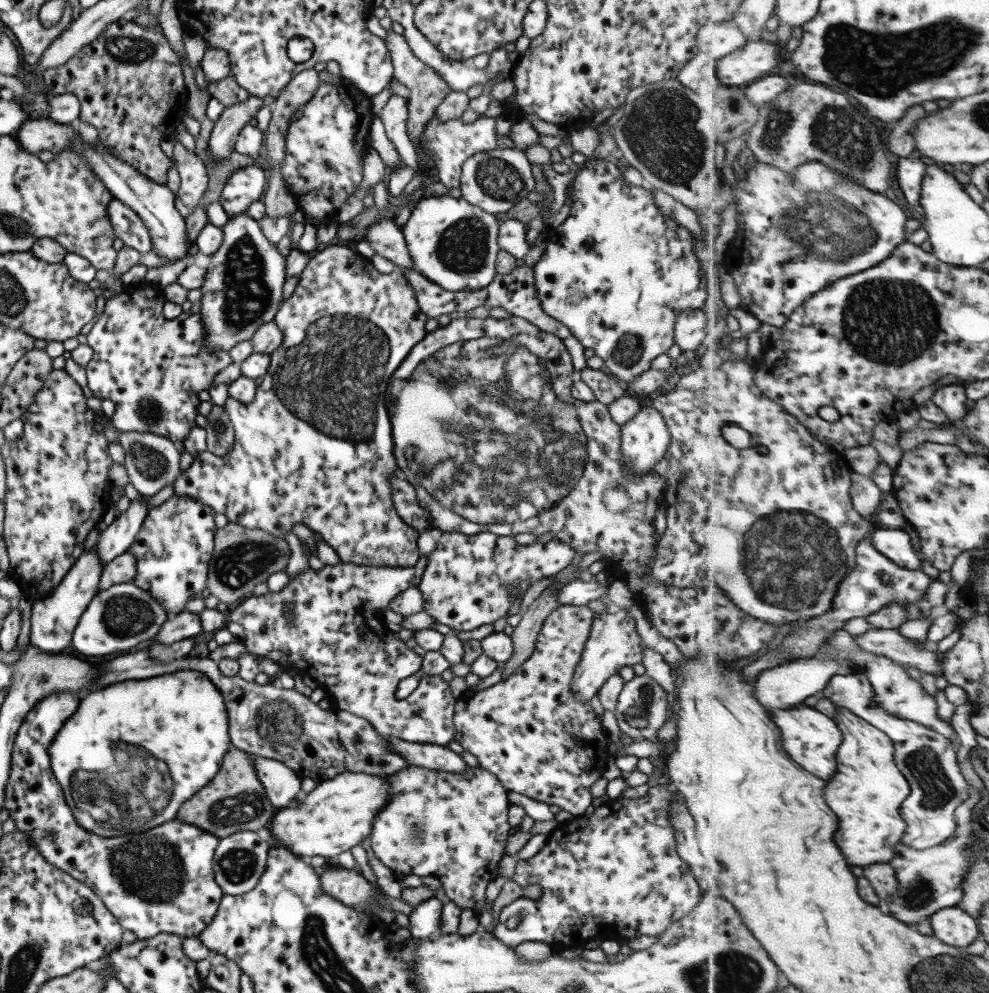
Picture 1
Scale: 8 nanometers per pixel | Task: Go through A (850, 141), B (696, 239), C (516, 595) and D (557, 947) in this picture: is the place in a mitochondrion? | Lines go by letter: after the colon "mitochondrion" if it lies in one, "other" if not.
A: mitochondrion
B: other
C: other
D: other

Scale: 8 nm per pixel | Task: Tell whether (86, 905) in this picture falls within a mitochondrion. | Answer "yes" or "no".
no

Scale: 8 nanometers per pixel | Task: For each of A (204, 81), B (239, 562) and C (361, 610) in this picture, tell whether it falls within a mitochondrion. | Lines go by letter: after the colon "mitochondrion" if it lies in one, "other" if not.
A: other
B: mitochondrion
C: other

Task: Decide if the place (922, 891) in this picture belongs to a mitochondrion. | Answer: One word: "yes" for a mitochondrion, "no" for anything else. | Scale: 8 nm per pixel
yes

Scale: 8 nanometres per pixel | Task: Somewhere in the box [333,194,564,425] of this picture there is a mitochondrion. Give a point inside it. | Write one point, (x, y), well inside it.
(462, 244)

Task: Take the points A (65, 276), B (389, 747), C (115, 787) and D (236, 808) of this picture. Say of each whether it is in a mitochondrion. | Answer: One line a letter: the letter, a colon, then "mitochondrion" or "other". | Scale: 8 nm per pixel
A: other
B: other
C: mitochondrion
D: mitochondrion

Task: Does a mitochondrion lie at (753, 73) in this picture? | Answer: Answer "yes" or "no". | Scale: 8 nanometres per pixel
no

